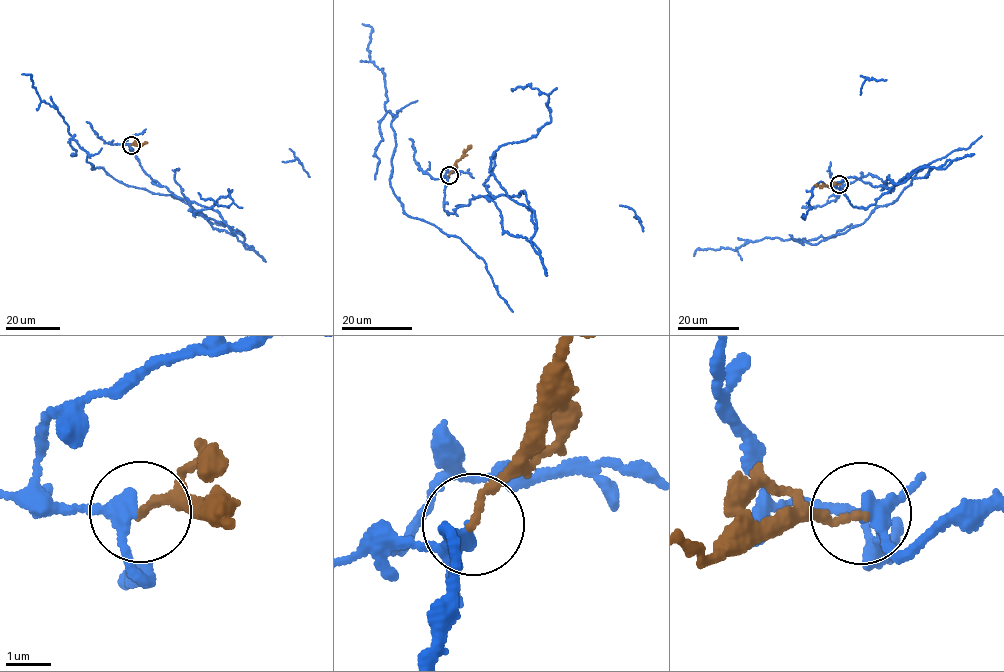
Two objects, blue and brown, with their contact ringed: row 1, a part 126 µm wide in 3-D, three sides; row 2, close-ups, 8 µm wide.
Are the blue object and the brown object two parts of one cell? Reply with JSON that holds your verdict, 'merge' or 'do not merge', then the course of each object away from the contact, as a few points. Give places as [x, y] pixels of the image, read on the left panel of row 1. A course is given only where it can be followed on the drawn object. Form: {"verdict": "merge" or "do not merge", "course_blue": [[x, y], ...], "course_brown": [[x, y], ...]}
{"verdict": "do not merge", "course_blue": [[130, 144], [152, 182], [216, 210], [233, 234], [243, 235], [193, 215], [231, 190], [227, 206], [198, 192]], "course_brown": [[131, 144], [147, 142]]}

